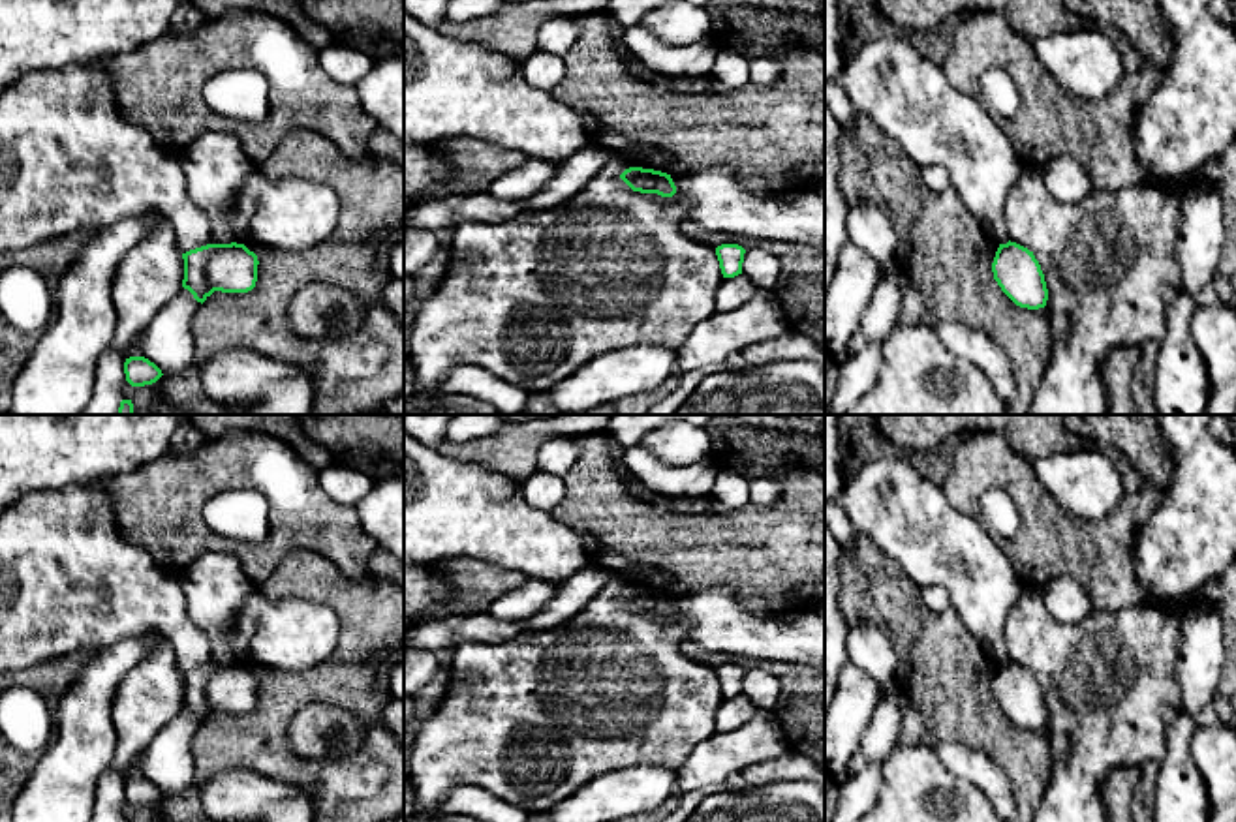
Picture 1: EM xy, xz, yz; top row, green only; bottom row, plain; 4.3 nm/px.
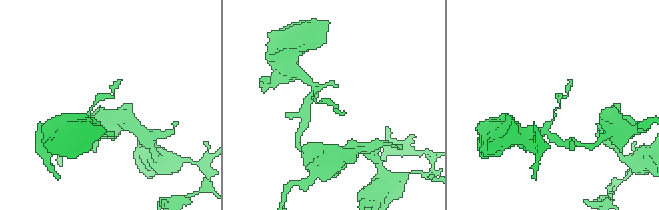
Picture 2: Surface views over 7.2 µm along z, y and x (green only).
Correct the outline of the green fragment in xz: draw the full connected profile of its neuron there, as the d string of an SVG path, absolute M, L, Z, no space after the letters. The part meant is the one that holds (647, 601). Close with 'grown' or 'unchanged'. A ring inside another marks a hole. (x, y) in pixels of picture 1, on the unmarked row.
M629 587L626 589L620 599L633 610L641 614L657 614L661 617L672 617L676 614L676 606L671 595L642 589L642 587Z; unchanged

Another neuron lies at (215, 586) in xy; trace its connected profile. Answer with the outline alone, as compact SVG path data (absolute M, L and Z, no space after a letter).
M218 550L203 552L177 578L190 619L210 640L212 664L231 664L231 623L259 586L237 556Z

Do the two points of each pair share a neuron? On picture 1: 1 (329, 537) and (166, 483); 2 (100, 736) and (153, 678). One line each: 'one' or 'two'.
1: one
2: two

